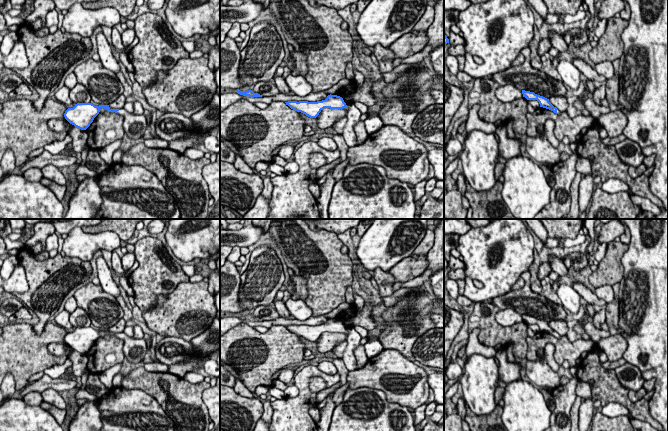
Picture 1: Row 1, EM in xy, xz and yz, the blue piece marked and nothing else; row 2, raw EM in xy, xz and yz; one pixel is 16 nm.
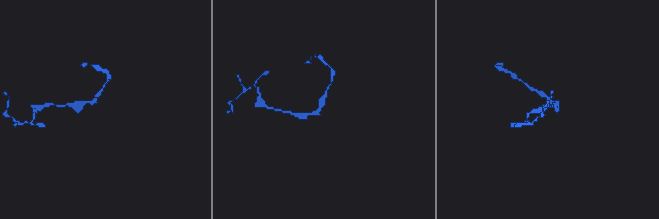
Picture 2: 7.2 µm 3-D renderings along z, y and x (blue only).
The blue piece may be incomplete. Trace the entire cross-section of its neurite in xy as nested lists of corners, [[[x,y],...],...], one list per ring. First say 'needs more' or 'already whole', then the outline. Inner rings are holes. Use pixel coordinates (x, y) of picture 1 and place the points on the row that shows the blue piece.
needs more; [[[77,103],[73,108],[68,108],[65,113],[65,119],[75,127],[86,130],[99,114],[100,109],[104,108],[108,112],[115,112],[124,117],[123,128],[125,134],[134,140],[143,138],[147,121],[143,114],[136,115],[128,113],[124,109],[111,109],[109,105],[95,106],[92,103]]]

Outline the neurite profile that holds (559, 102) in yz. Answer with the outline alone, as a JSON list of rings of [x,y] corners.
[[[554,96],[549,99],[549,102],[556,107],[560,112],[567,110],[568,102],[566,97]]]

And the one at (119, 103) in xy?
[[[121,94],[114,102],[109,104],[110,109],[123,109],[126,104],[126,97]]]

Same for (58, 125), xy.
[[[52,119],[48,121],[48,126],[55,132],[62,132],[66,129],[66,120]]]

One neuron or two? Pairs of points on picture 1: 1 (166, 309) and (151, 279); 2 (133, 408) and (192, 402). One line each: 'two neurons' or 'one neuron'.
1: two neurons
2: two neurons

